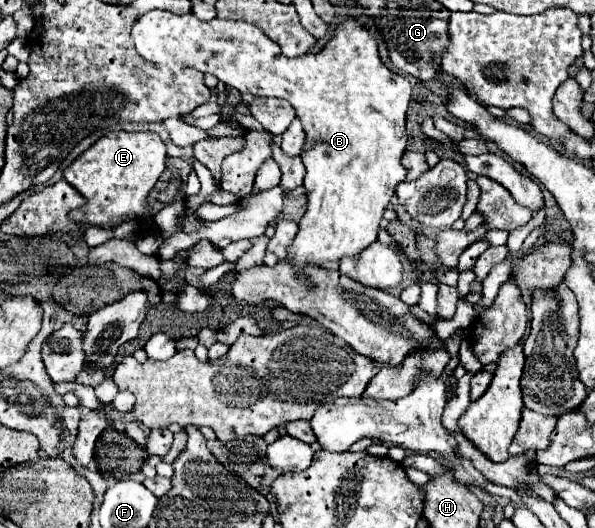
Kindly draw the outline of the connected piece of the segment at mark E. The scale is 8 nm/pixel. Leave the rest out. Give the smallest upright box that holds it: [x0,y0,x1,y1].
[64,132,166,226]

